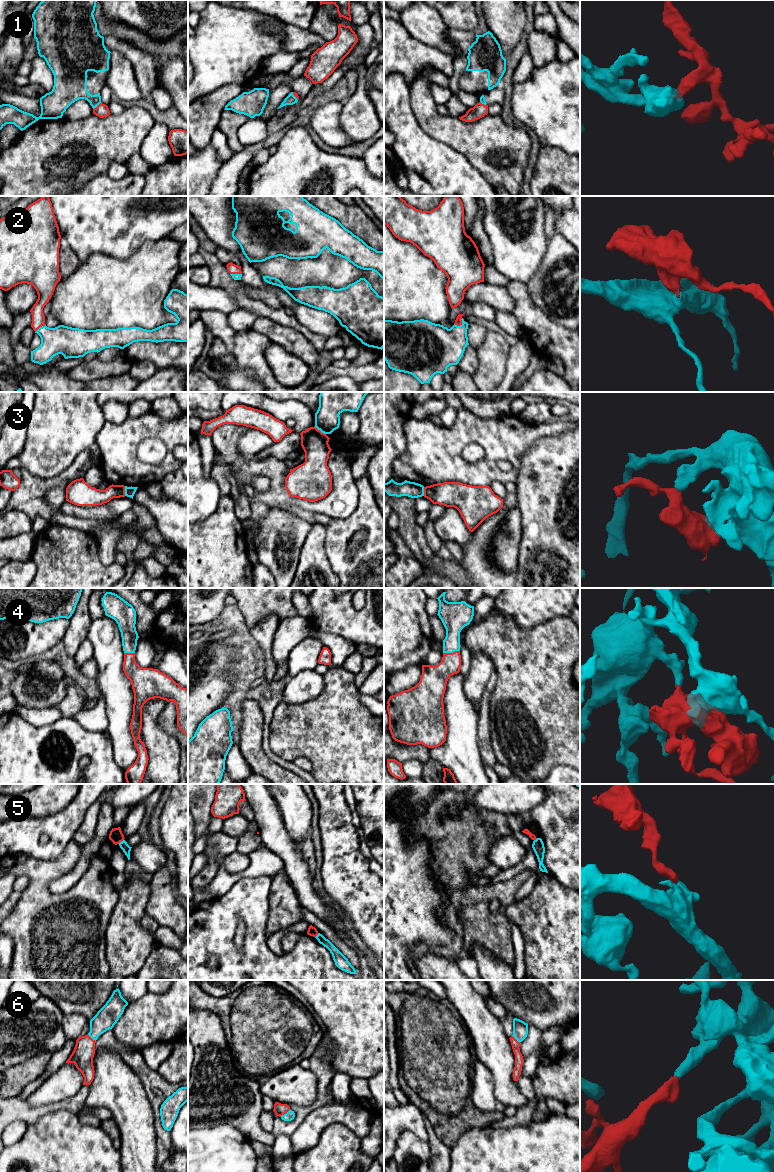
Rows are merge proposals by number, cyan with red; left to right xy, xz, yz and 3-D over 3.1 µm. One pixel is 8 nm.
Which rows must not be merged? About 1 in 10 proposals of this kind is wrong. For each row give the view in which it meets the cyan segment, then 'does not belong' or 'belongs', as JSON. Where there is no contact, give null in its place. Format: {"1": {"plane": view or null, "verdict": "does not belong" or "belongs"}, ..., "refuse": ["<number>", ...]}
{"1": {"plane": "xy", "verdict": "belongs"}, "2": {"plane": "yz", "verdict": "belongs"}, "3": {"plane": "xz", "verdict": "does not belong"}, "4": {"plane": "yz", "verdict": "belongs"}, "5": {"plane": "xy", "verdict": "does not belong"}, "6": {"plane": "xz", "verdict": "belongs"}, "refuse": ["3", "5"]}

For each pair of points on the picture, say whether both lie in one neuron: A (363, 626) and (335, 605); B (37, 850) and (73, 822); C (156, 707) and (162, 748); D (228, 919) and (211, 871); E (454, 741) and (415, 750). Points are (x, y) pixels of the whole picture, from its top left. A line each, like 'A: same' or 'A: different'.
A: same
B: same
C: same
D: different
E: different

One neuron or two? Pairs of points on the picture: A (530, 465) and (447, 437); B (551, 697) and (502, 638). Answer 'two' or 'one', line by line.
A: two
B: one

